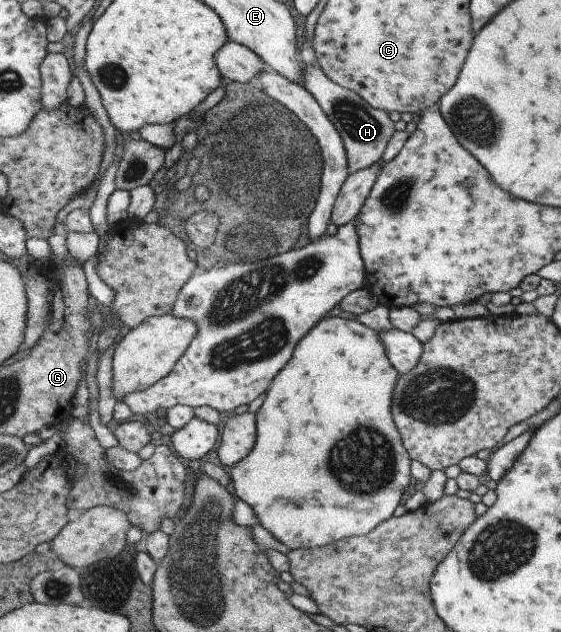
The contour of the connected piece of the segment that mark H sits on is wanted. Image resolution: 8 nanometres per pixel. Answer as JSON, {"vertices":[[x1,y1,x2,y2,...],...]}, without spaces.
{"vertices":[[318,62,304,66,302,88,306,88,308,92,312,93,312,96,316,97,318,104,322,106,324,112,327,112,330,120,336,125,340,136,343,136,347,145,348,175,366,170,366,168,374,166,376,162,386,159,388,155,385,150,388,142,396,131,404,131,405,129,405,122,402,120,393,121,388,111,374,108,358,92,344,88,332,80]]}

